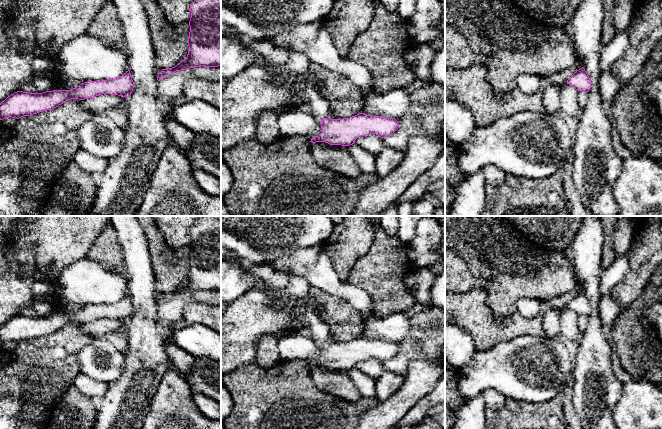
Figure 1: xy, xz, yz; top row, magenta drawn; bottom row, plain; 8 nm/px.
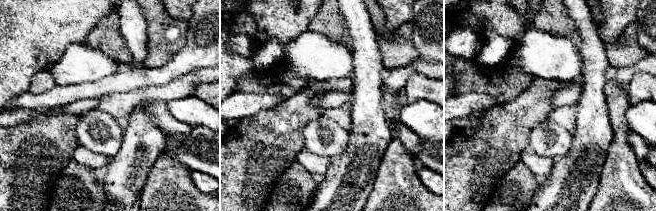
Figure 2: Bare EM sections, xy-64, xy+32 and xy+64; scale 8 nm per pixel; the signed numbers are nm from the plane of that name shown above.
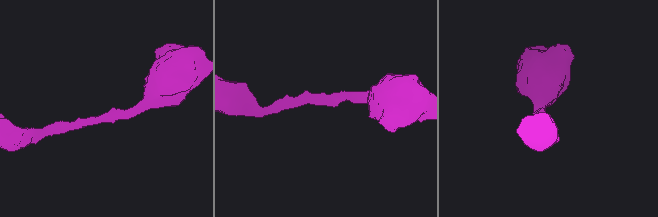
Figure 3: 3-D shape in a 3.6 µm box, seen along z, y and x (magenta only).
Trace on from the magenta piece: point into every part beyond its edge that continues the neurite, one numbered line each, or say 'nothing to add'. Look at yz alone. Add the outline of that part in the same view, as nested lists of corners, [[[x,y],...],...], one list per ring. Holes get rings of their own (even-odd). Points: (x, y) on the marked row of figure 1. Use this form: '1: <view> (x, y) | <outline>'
nothing to add

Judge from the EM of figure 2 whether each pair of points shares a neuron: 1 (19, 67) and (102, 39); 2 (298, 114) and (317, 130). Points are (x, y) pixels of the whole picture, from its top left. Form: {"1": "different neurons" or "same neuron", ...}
{"1": "different neurons", "2": "different neurons"}

